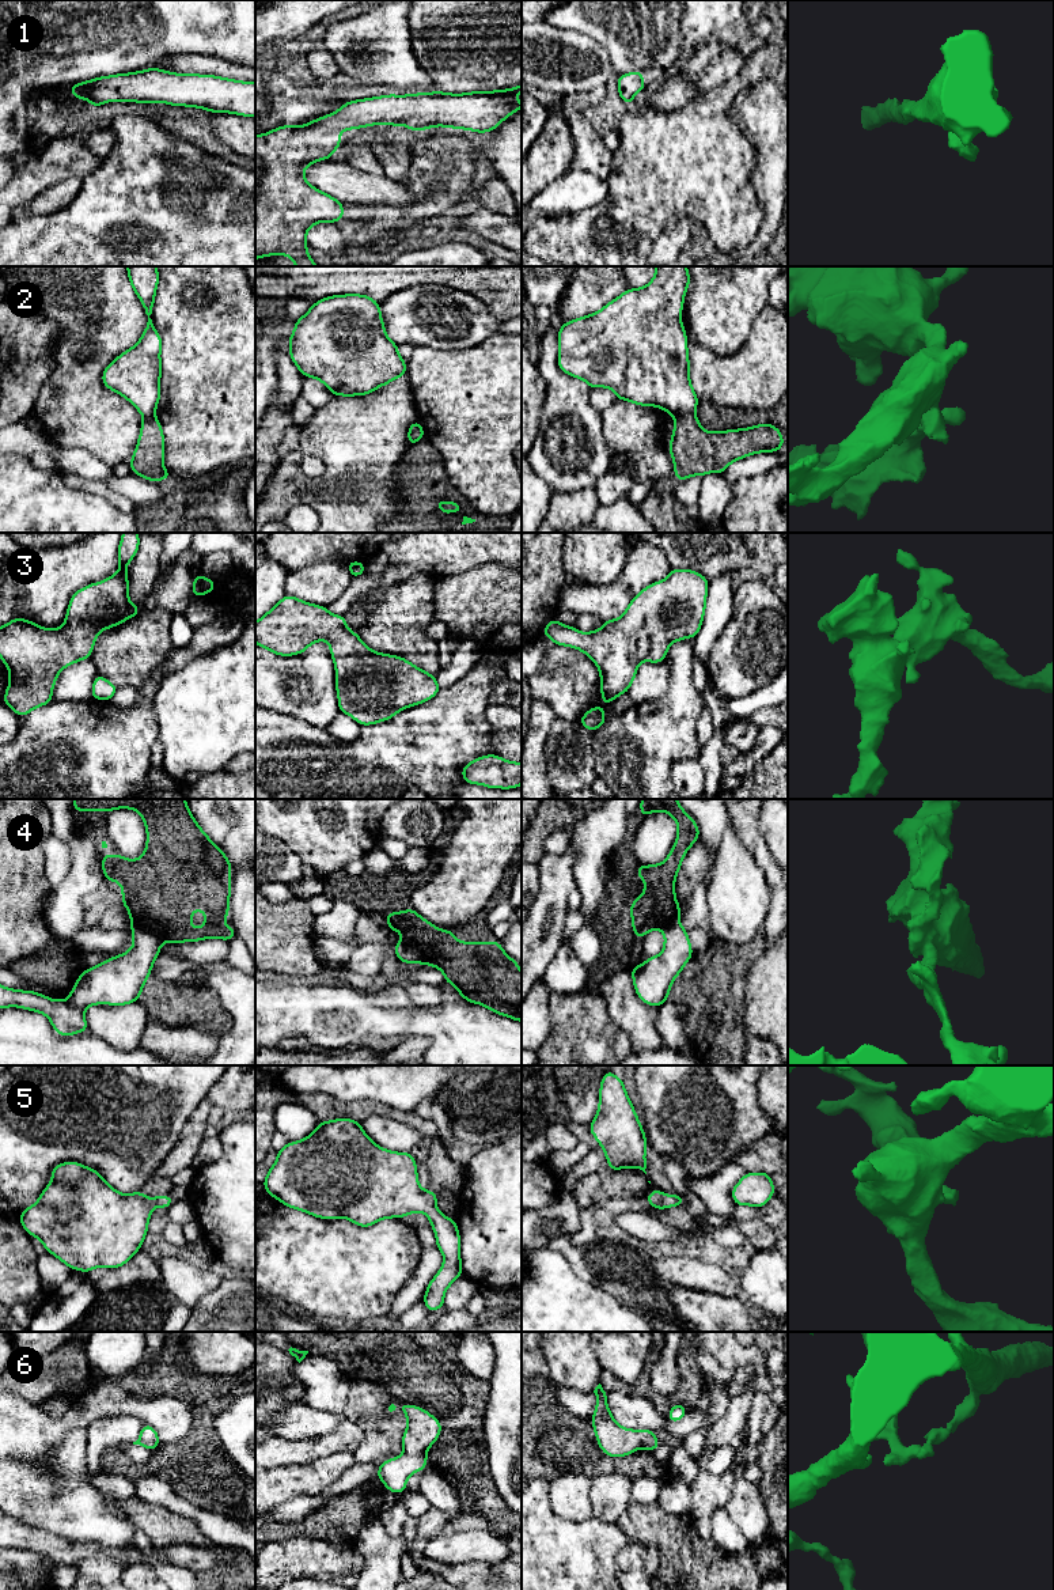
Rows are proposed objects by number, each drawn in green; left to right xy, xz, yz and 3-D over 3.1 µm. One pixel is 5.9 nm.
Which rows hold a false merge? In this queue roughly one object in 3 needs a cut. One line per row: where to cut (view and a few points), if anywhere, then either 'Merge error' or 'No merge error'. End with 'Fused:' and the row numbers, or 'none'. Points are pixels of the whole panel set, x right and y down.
1: No split. No merge error
2: Split along yz (693, 412), (675, 417). Merge error
3: No split. No merge error
4: Split along xy (132, 924), (147, 930), (159, 942). Merge error
5: No split. No merge error
6: Split along xy (139, 1437), (147, 1443), (158, 1441). Merge error
Fused: 2, 4, 6

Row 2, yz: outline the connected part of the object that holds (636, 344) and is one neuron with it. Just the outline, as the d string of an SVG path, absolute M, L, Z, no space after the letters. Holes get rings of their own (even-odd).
M656 266L655 277L642 288L629 288L602 310L561 325L558 332L558 367L566 375L584 379L589 389L610 387L617 400L661 408L678 417L694 413L699 400L689 375L687 336L680 314L690 273L686 266Z

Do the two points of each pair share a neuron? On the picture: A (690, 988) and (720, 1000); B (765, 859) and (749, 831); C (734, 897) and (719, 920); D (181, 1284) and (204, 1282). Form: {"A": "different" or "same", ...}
{"A": "same", "B": "same", "C": "same", "D": "same"}

